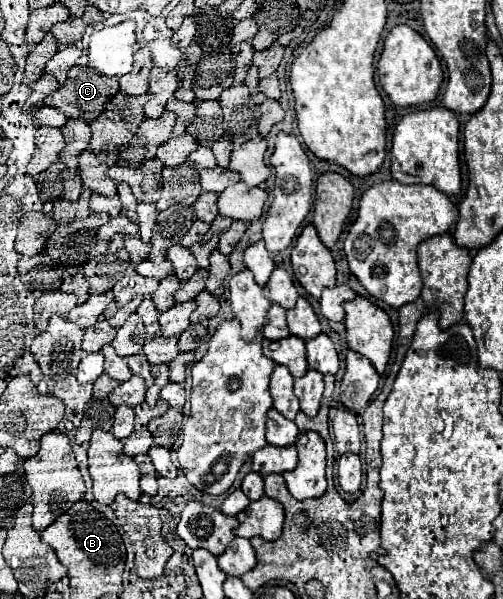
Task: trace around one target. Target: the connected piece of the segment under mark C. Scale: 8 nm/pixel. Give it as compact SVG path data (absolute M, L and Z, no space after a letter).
M69 71L65 85L45 97L45 105L55 107L67 117L93 121L99 111L119 91L119 79L101 75L99 71Z

